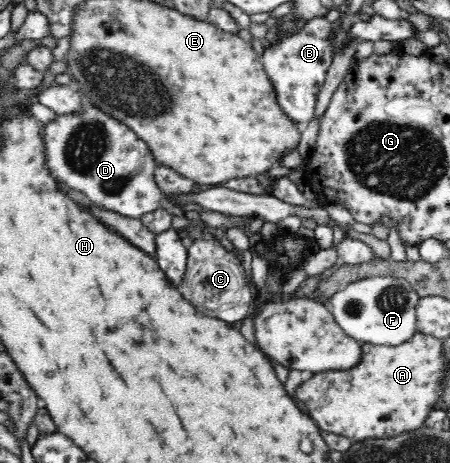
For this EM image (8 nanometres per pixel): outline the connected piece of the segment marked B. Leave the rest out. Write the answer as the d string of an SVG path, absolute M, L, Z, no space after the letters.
M325 16L307 20L298 33L283 37L278 41L272 39L271 46L265 48L262 63L274 86L276 101L286 113L286 117L297 124L300 132L306 129L308 123L314 119L316 96L320 86L324 83L326 71L332 63L330 56L330 35L332 30Z

